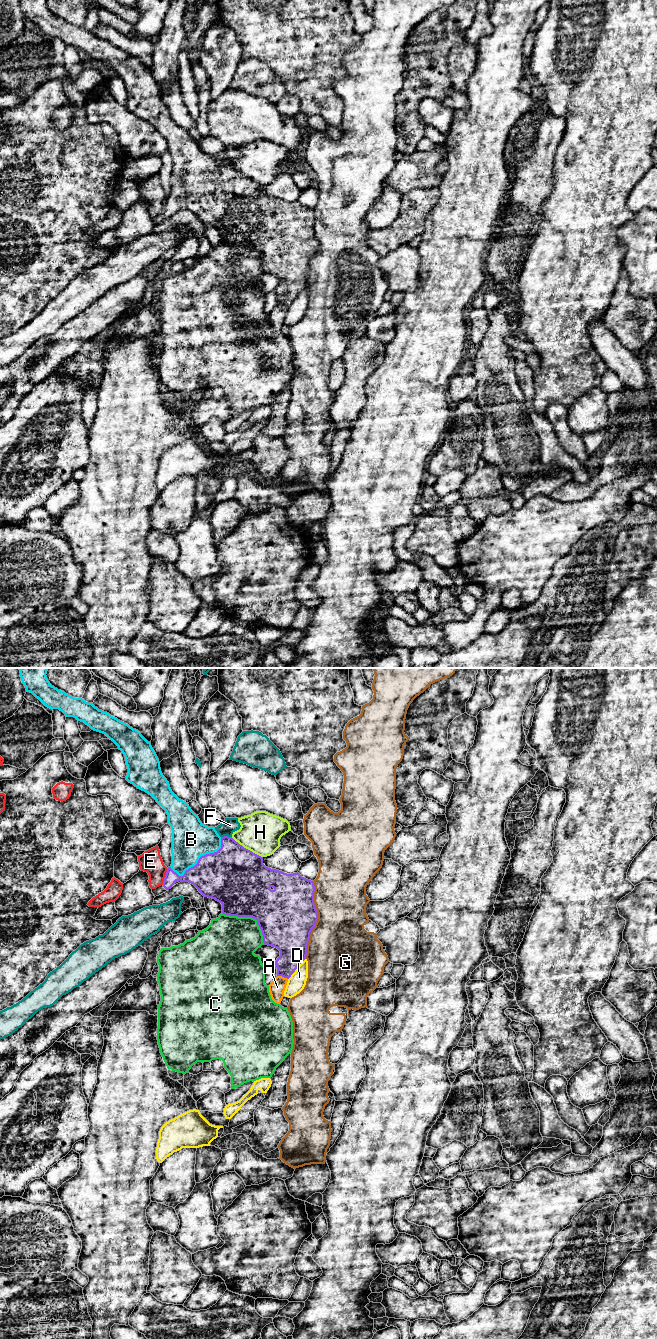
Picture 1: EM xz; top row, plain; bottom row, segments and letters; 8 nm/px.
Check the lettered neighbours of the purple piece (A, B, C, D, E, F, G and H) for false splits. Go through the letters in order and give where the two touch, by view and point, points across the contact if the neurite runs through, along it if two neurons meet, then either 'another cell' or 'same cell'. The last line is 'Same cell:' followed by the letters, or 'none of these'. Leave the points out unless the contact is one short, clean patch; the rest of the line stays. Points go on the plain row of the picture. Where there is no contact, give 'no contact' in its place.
A: xz (282, 304) | another cell
B: xz (199, 187) | same cell
C: xz (251, 244) | another cell
D: xz (296, 296) | another cell
E: xz (165, 204) | along xz (167, 196), (162, 212) | another cell
F: xz (226, 164) | another cell
G: xz (317, 247) | another cell
H: xz (247, 177) | another cell
Same cell: B

